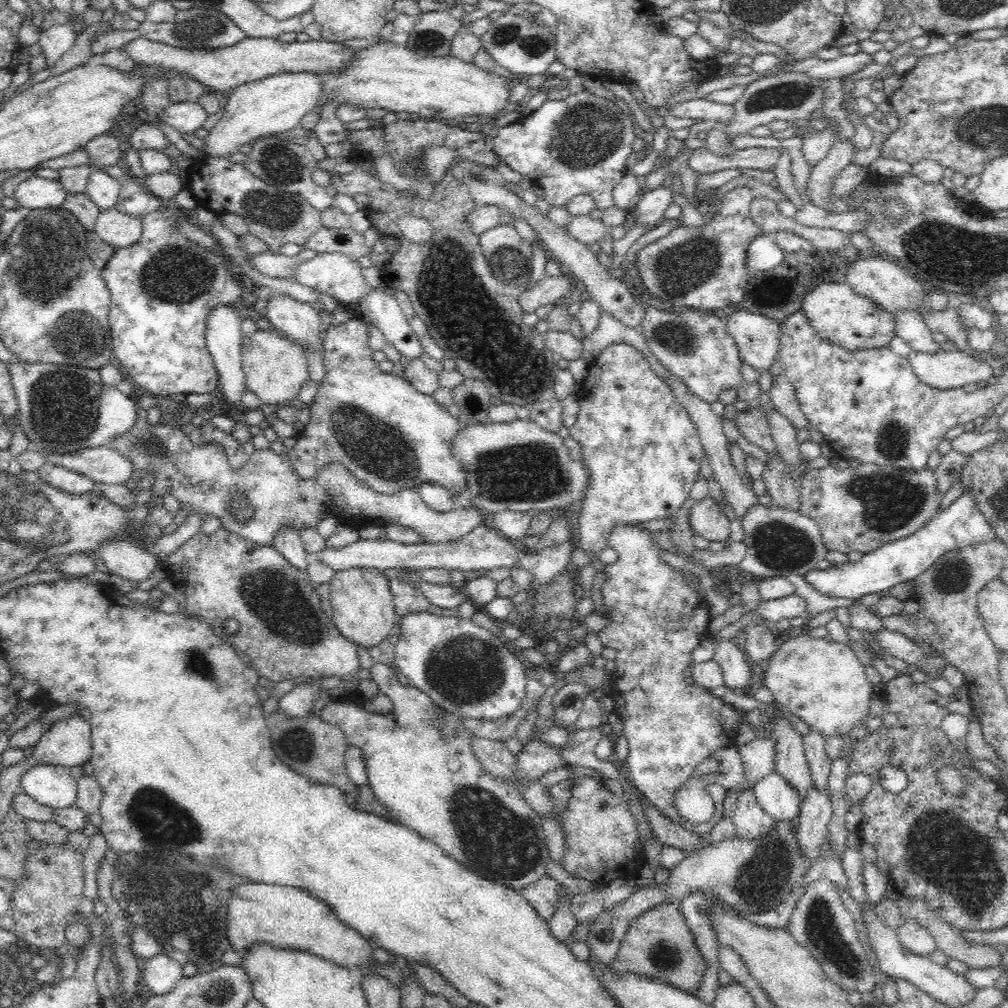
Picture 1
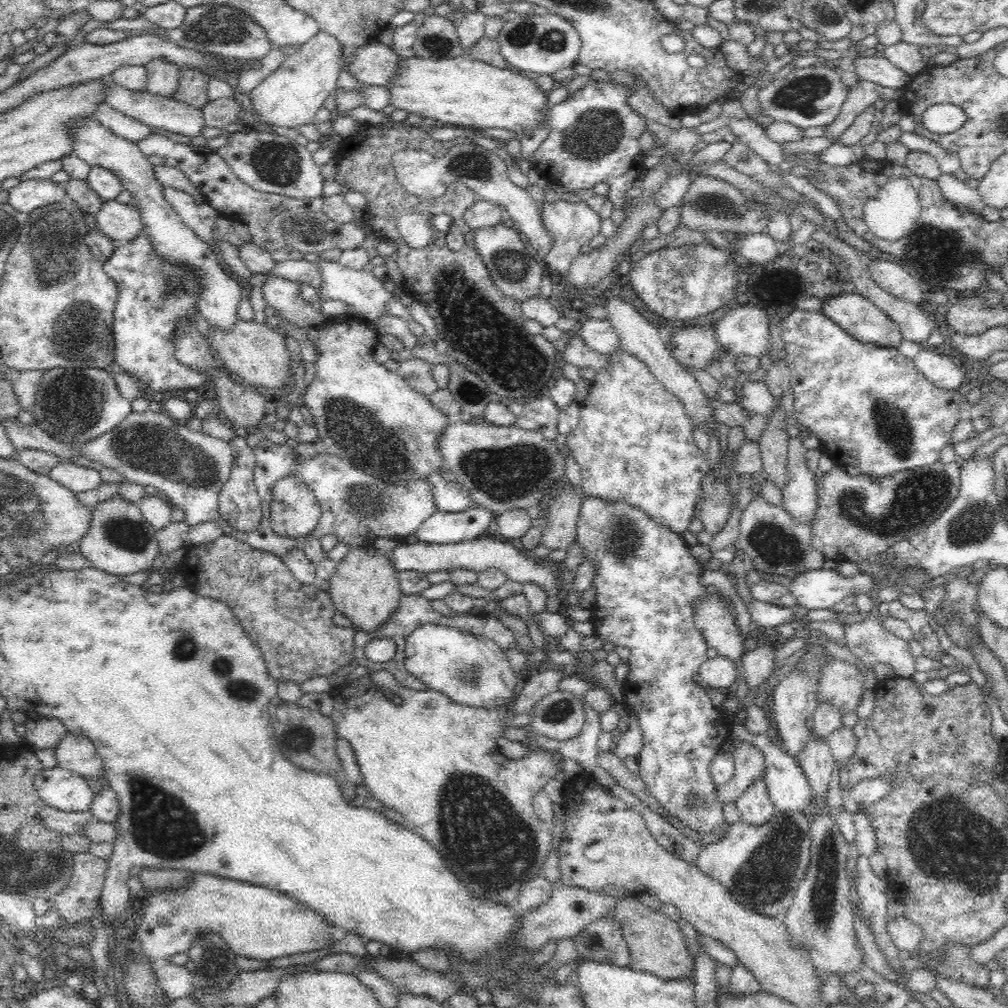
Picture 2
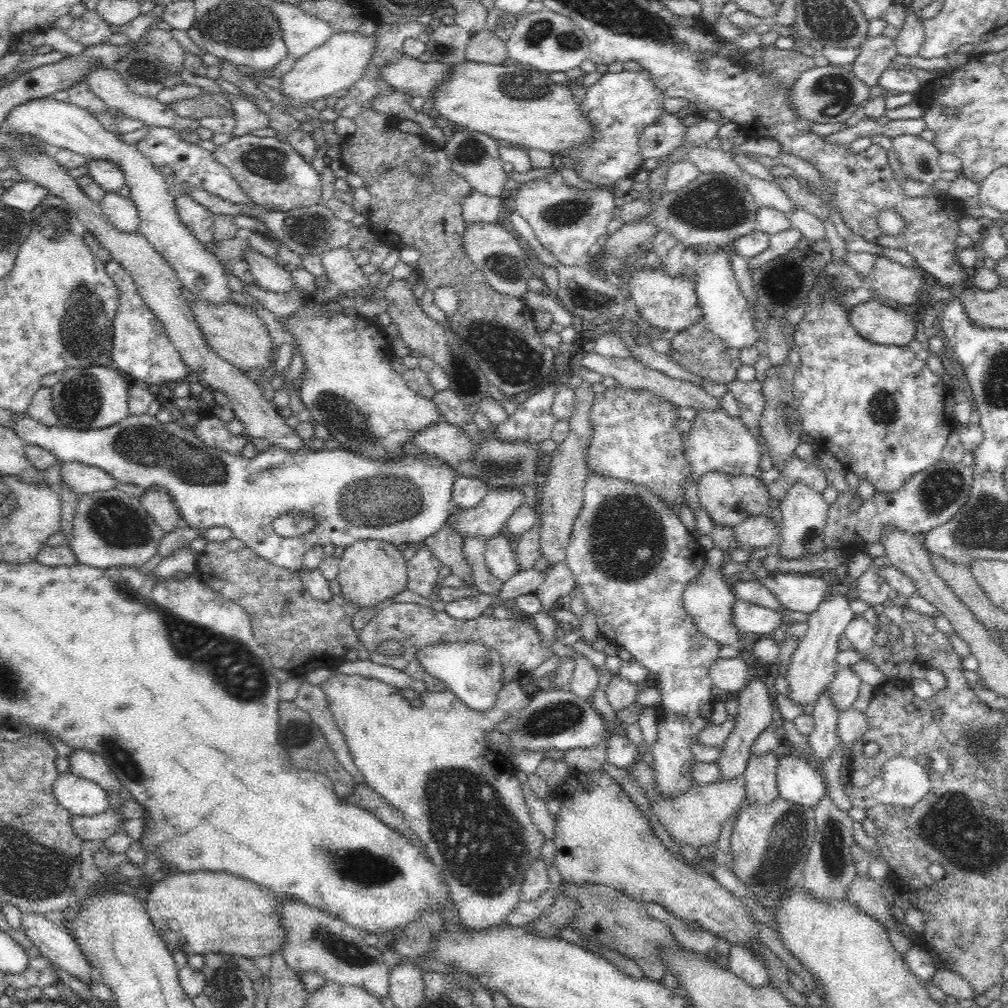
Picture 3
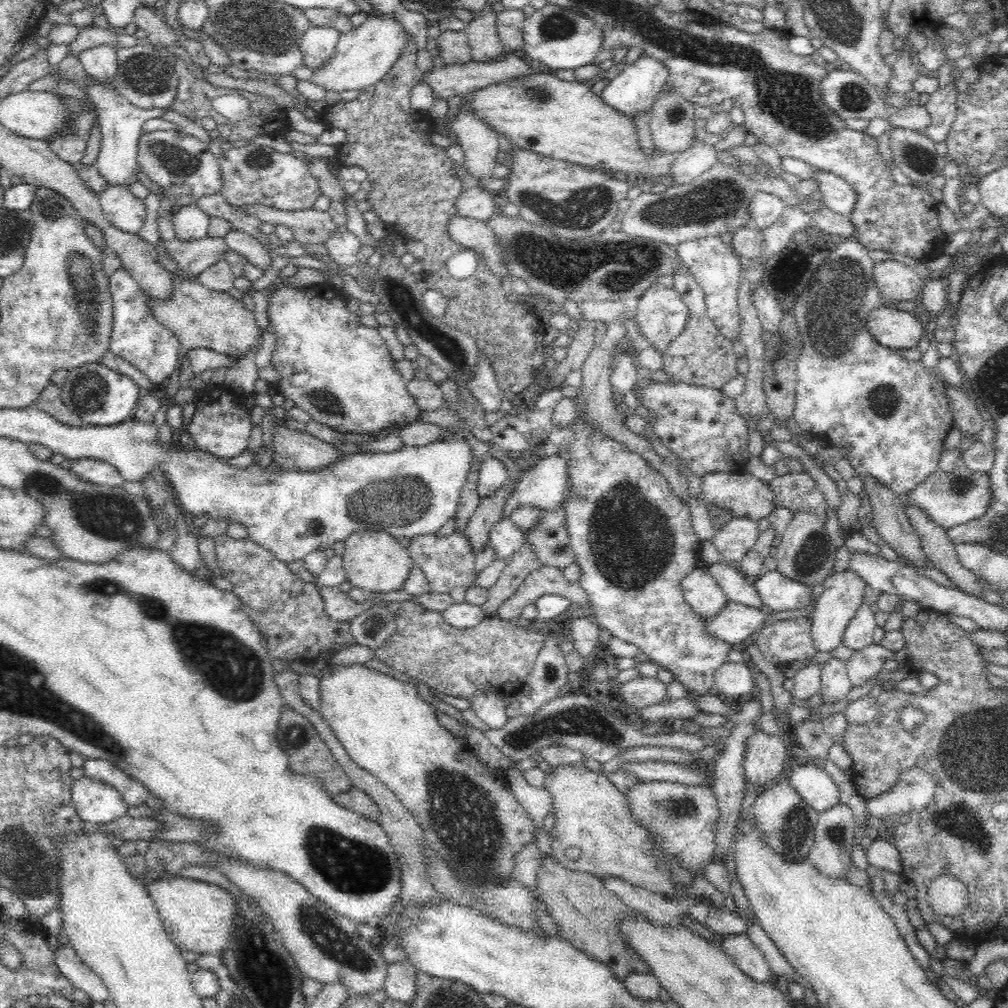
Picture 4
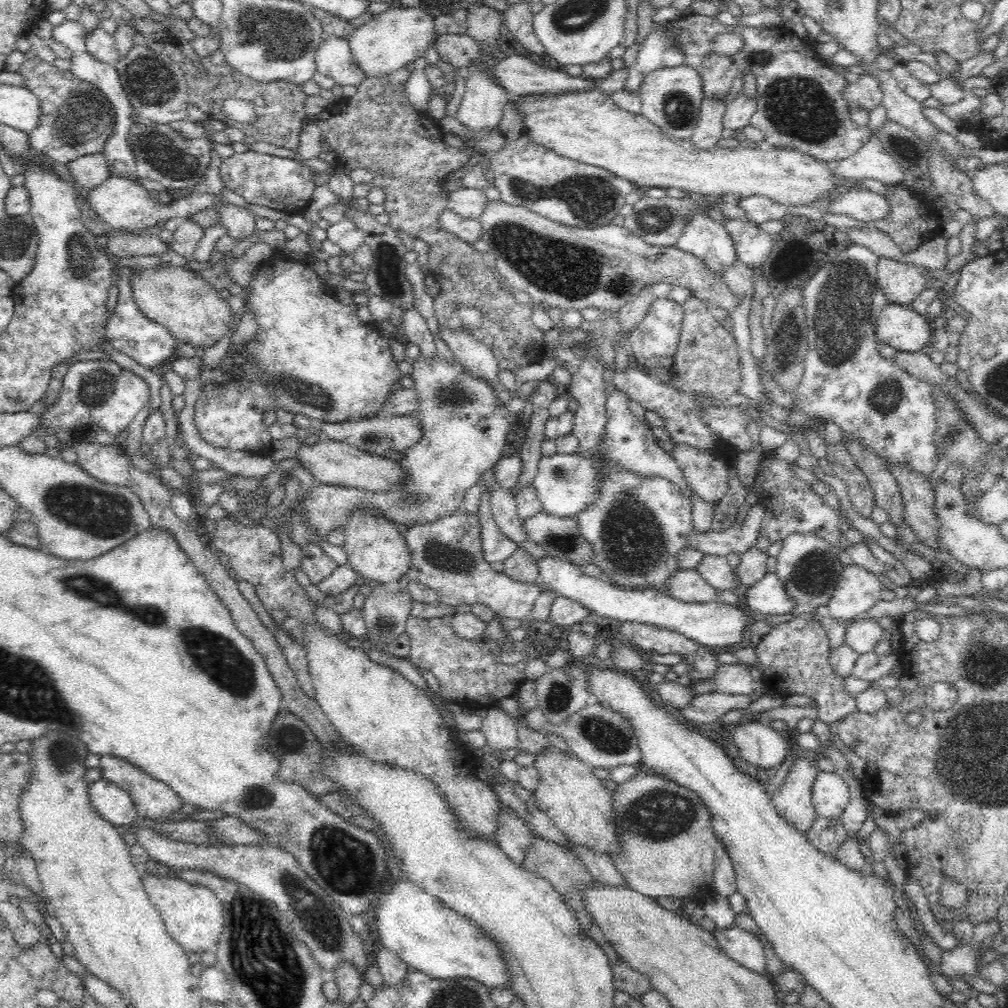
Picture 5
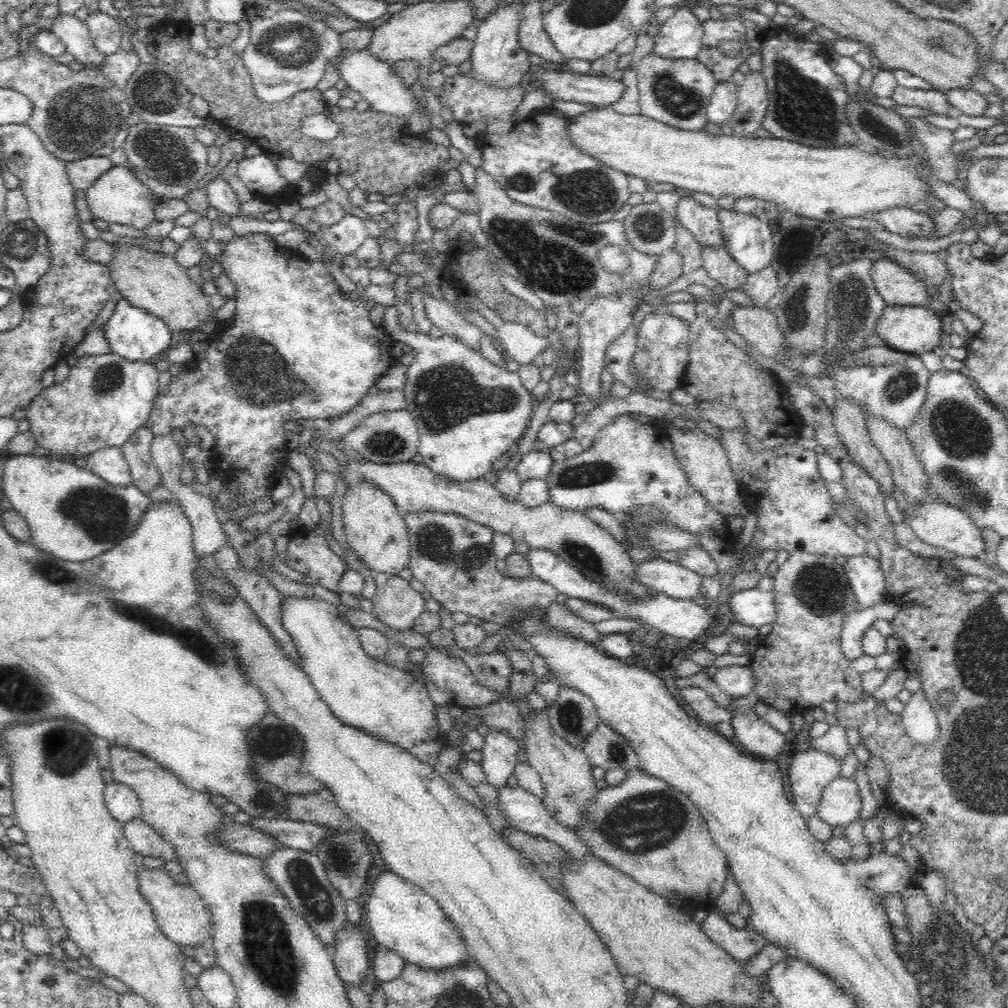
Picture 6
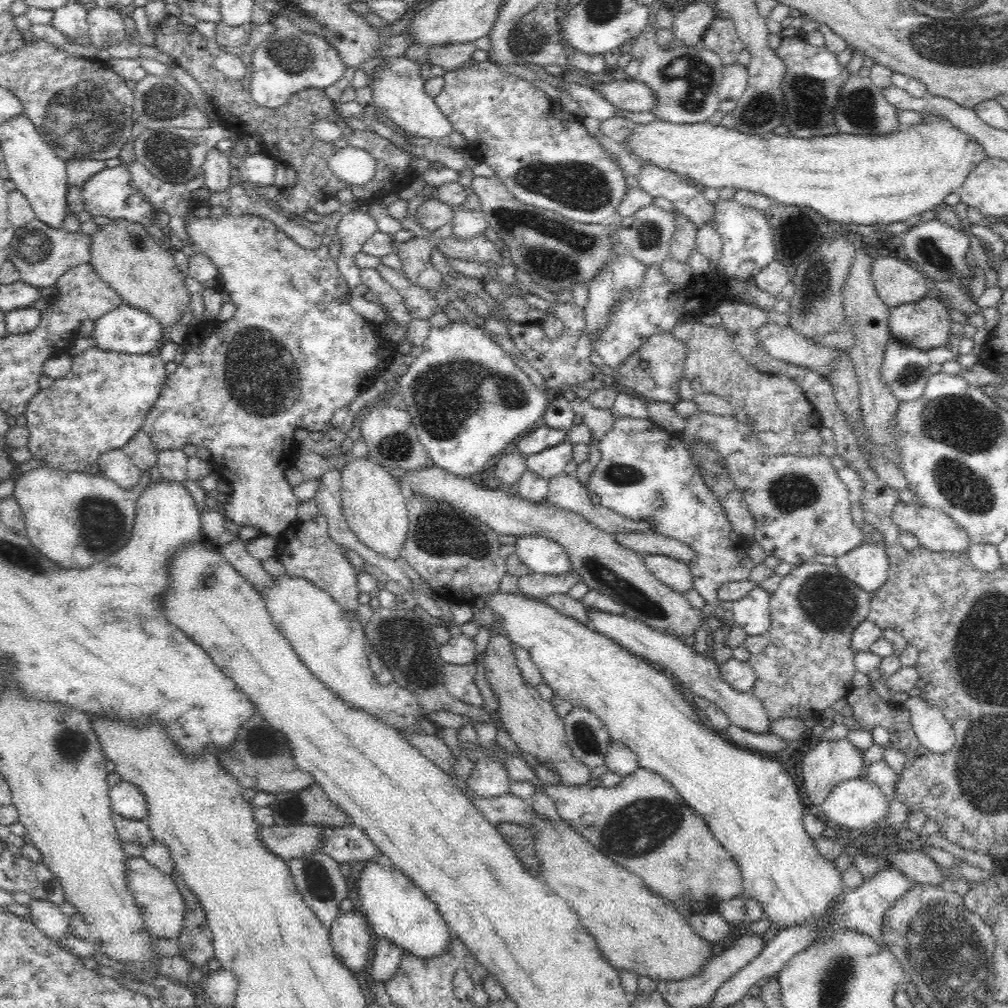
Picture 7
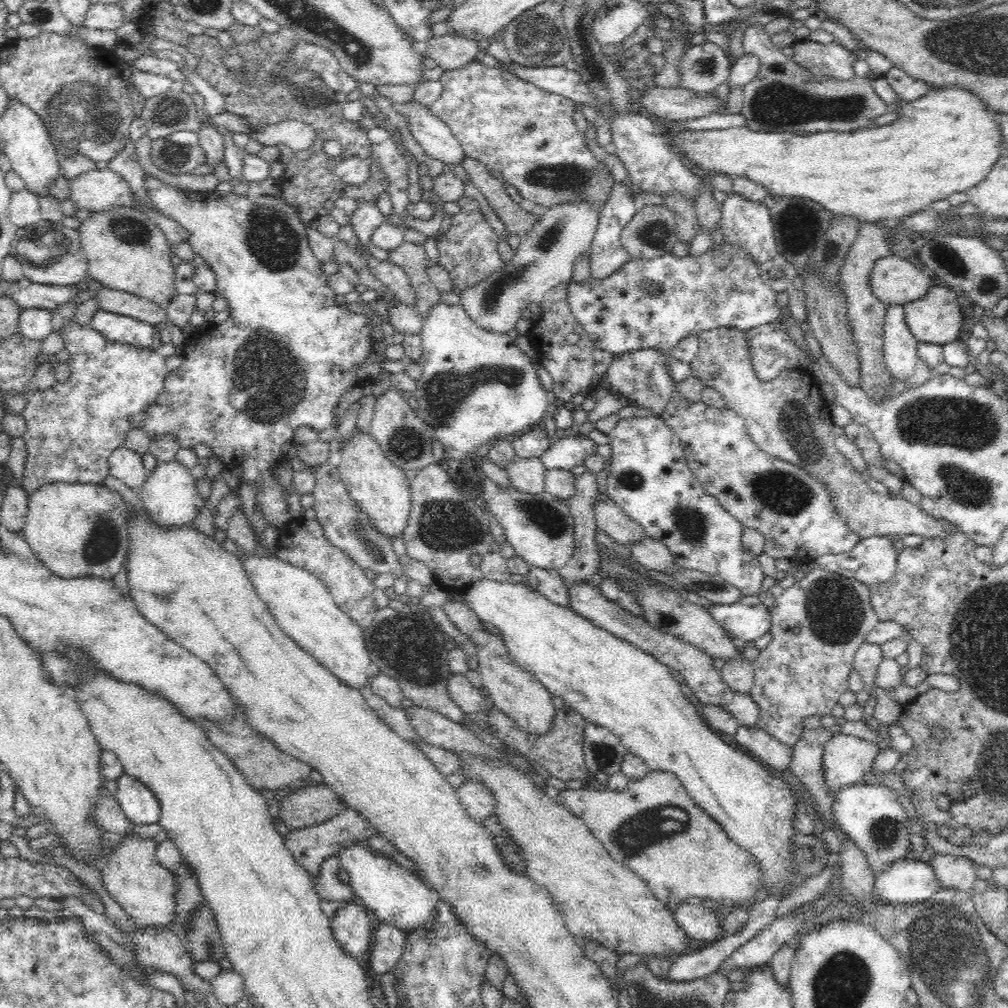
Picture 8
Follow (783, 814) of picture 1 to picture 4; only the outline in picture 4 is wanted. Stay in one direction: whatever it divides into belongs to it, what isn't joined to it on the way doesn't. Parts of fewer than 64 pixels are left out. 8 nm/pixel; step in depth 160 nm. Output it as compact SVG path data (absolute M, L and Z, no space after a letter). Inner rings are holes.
M810 762L799 764L784 777L787 777L803 802L818 814L842 803L838 785L821 765L810 764Z

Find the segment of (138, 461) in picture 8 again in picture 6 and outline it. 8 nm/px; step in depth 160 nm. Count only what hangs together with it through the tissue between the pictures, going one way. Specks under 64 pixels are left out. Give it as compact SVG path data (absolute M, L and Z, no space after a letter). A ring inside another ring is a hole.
M108 447L96 451L87 459L88 470L116 487L132 485L131 470L121 447Z

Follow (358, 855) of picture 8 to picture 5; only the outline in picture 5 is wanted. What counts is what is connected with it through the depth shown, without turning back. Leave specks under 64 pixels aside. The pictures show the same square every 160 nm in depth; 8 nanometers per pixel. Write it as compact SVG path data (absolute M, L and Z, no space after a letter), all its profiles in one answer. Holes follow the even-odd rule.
M393 880L390 890L378 897L375 924L382 946L396 953L408 967L438 979L472 978L488 988L510 986L504 969L504 959L496 949L494 941L480 931L472 921L460 913L446 908L436 897L416 886L409 880Z

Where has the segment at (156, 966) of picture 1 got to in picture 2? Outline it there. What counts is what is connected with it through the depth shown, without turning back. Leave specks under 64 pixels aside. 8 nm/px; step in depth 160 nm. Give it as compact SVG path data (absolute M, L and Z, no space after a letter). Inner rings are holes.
M174 963L166 964L157 970L159 985L165 990L166 996L177 999L193 994L196 989L196 976L194 972L186 969L184 965Z

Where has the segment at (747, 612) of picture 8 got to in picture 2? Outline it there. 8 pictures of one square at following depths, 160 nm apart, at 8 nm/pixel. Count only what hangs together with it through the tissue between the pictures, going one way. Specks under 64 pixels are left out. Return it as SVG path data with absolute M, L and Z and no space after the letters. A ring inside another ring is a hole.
M815 569L786 582L795 604L810 611L831 609L855 593L870 593L873 578L863 572L856 578L844 578L834 569Z

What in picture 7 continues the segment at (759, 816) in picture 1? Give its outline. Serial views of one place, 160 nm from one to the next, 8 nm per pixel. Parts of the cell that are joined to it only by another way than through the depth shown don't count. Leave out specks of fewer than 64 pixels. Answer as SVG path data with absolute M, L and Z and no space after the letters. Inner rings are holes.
M586 606L586 608L589 619L588 628L616 641L618 645L626 648L630 653L642 657L650 663L656 662L662 670L670 670L670 674L674 674L674 678L680 682L679 686L682 689L688 688L696 697L704 698L721 709L734 726L745 731L758 733L770 730L771 726L762 702L754 694L751 694L751 691L738 692L732 688L721 677L719 664L712 657L694 651L694 648L678 637L652 629L634 618L594 610L590 606Z

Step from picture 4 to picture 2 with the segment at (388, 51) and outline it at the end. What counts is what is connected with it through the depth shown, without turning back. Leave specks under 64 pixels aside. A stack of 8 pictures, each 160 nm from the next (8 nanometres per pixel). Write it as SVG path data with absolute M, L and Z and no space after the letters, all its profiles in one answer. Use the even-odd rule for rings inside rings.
M320 31L292 56L286 57L281 65L249 94L252 106L258 112L258 121L298 129L306 123L313 123L323 102L337 89L342 72L346 48L327 32Z

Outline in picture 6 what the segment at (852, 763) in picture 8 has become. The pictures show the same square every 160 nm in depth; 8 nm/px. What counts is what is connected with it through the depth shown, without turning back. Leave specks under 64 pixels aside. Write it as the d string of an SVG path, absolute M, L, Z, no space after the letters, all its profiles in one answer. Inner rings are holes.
M803 748L792 754L790 797L804 818L814 816L823 790L841 776L843 759L844 756L834 756L814 748Z

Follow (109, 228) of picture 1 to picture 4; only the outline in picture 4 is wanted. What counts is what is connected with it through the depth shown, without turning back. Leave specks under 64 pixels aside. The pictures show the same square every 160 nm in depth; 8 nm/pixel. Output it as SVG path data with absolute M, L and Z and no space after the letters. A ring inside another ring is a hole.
M109 184L97 194L100 210L111 226L129 234L142 229L147 219L146 205L130 191L130 185Z

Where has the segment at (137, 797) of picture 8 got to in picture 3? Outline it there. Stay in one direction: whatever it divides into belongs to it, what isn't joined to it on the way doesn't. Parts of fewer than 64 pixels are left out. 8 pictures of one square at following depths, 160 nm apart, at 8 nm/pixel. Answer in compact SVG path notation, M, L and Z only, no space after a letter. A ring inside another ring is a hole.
M70 772L58 775L53 793L61 806L74 817L101 815L113 808L104 787Z

